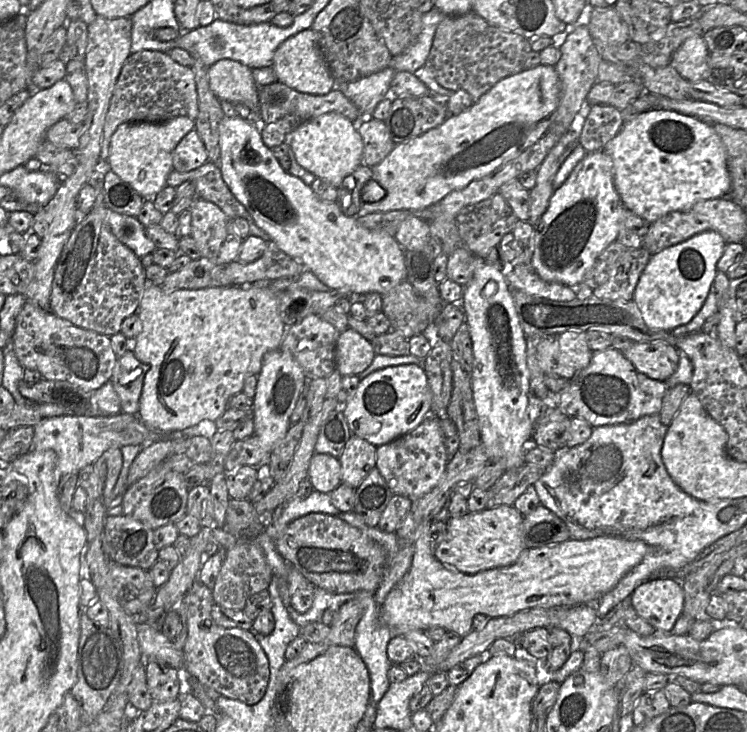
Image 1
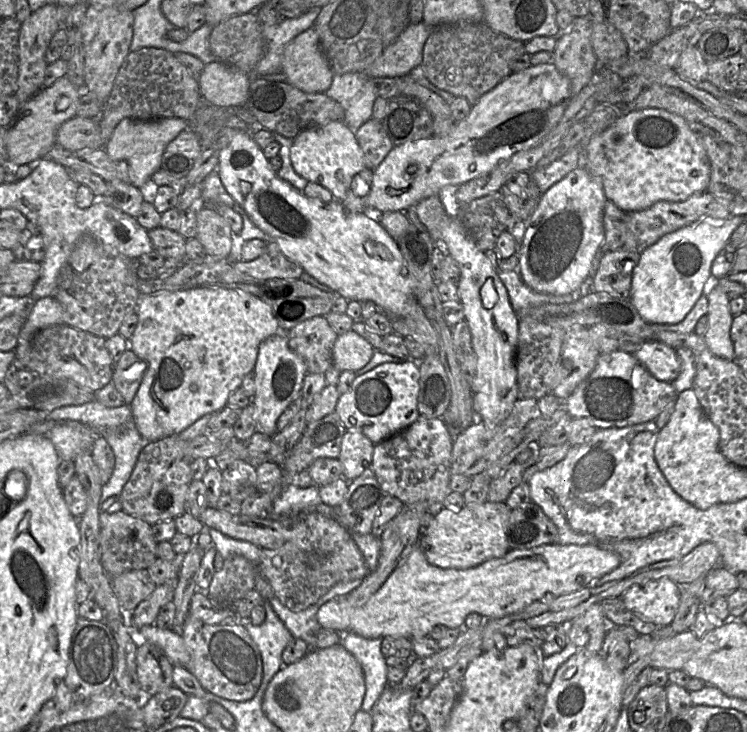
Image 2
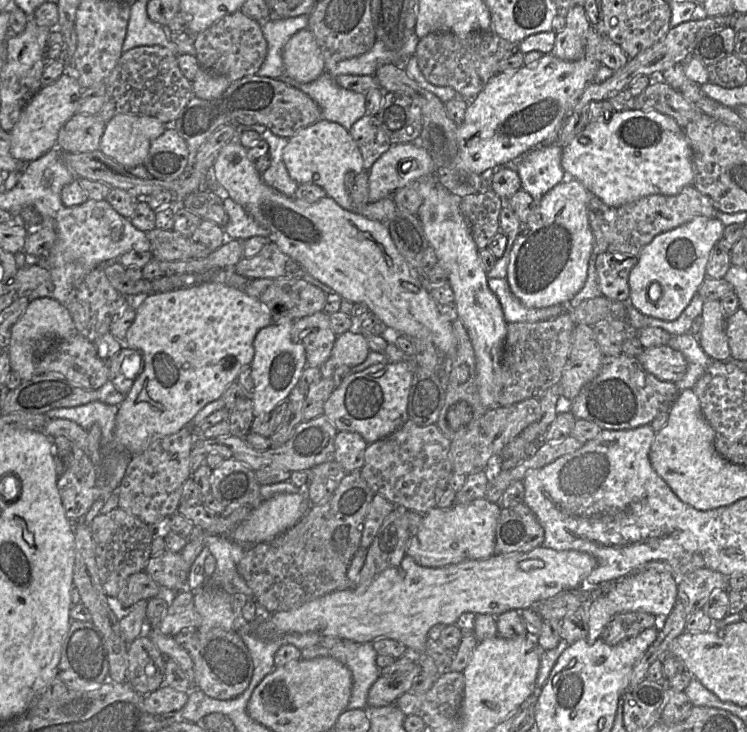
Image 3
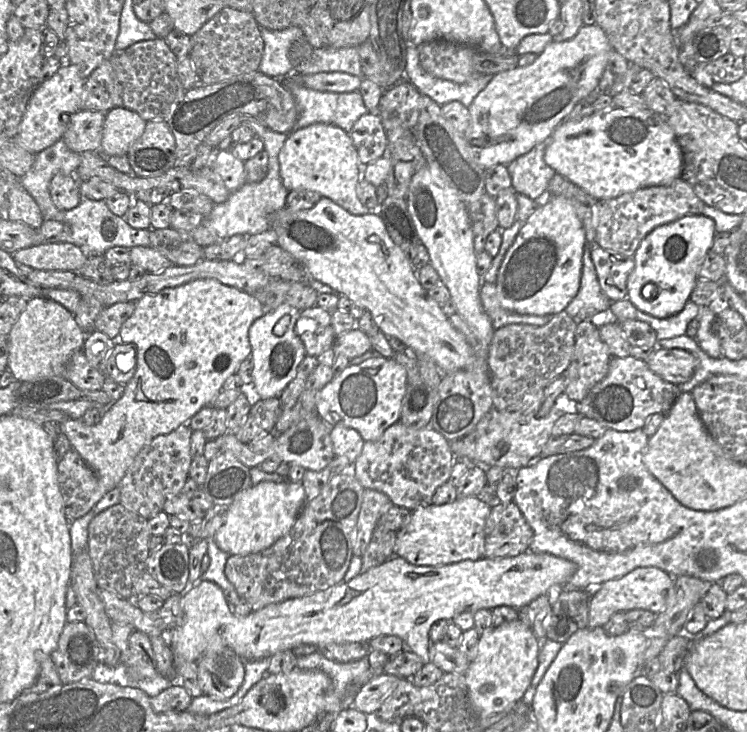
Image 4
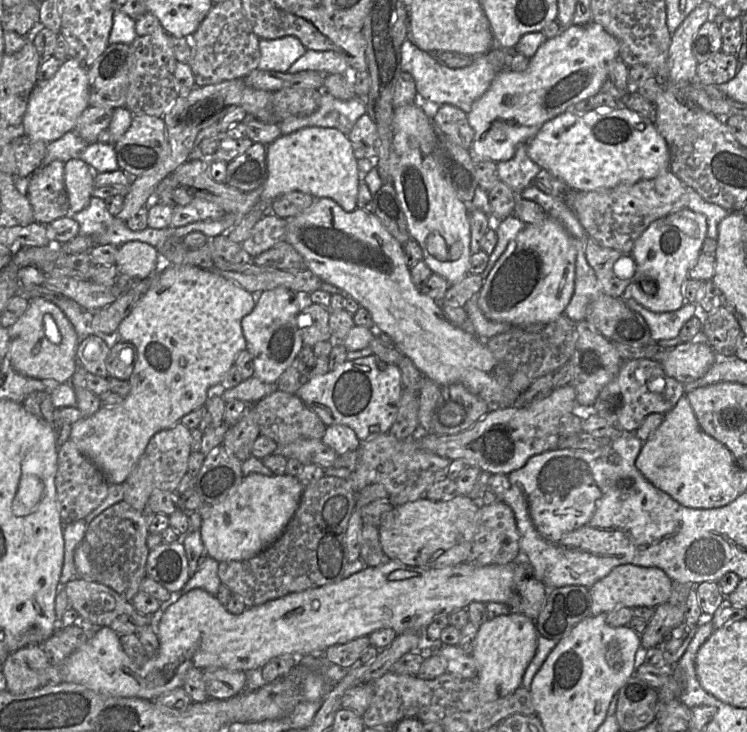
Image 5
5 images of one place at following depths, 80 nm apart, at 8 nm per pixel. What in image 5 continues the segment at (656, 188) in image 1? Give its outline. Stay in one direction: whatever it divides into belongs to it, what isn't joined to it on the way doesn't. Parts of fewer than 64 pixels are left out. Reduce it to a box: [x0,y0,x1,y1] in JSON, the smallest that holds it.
[527,107,670,192]

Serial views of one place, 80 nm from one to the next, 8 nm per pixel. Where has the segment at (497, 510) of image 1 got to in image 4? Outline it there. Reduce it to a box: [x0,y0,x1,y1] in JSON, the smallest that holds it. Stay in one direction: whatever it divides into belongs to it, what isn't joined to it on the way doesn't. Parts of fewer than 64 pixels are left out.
[394,497,491,566]

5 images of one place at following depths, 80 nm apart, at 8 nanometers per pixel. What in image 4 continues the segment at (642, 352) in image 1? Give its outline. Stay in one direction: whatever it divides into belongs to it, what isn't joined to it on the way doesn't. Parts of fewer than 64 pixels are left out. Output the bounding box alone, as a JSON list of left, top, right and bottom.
[645,346,697,385]

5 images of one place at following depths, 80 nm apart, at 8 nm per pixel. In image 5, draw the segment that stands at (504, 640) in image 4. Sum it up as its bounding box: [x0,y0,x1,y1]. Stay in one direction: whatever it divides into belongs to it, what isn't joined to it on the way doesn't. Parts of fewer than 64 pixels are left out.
[471,613,539,700]

